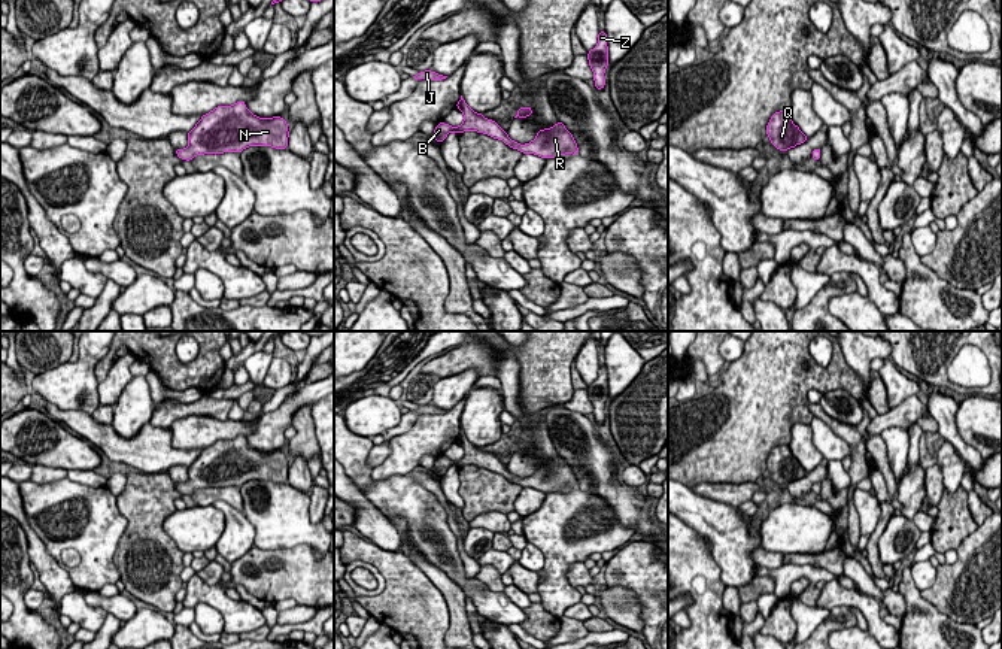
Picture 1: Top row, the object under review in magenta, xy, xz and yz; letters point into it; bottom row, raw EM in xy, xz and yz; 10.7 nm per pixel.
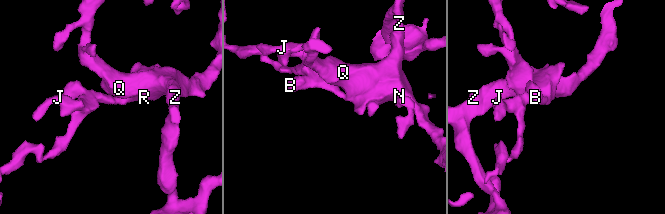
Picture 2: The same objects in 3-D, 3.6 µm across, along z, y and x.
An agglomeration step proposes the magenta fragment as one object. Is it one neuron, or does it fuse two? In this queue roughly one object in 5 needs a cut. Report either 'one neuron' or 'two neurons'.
one neuron

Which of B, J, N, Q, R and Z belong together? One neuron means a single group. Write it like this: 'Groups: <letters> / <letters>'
Groups: B J N Q R Z

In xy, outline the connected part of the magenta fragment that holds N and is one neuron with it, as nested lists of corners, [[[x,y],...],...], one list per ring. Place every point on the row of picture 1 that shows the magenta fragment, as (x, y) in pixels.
[[[239,100],[203,115],[186,136],[189,145],[176,149],[176,155],[191,161],[195,155],[204,154],[240,154],[253,145],[286,149],[289,131],[282,116],[259,118]]]

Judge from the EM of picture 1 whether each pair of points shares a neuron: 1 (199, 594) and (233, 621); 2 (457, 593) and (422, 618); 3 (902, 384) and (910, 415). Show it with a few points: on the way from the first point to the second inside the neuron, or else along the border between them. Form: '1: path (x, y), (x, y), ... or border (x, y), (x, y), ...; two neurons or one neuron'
1: path (209, 594), (213, 594), (230, 610); one neuron
2: border (424, 573), (445, 599), (449, 615), (446, 633); two neurons
3: border (916, 394), (904, 397), (890, 409); two neurons

